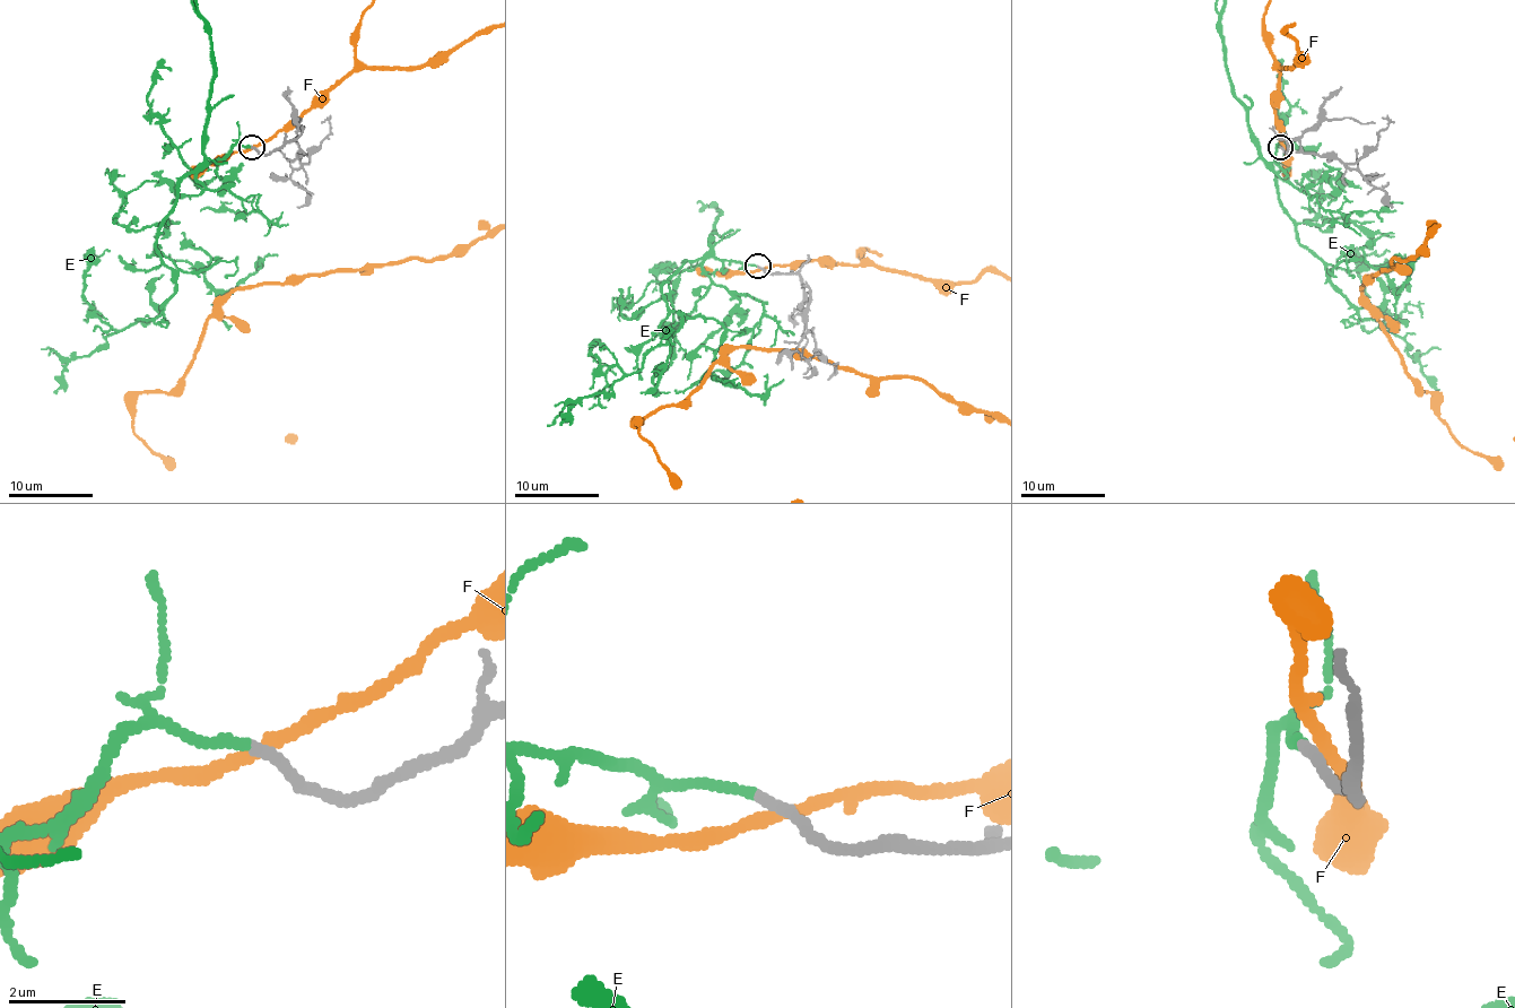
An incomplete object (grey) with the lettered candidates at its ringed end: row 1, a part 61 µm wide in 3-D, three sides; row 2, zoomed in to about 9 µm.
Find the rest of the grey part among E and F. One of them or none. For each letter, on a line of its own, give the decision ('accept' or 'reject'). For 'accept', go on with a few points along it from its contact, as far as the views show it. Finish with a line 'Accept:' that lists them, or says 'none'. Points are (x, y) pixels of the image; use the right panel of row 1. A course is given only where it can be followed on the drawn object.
E: accept
F: reject
Accept: E

